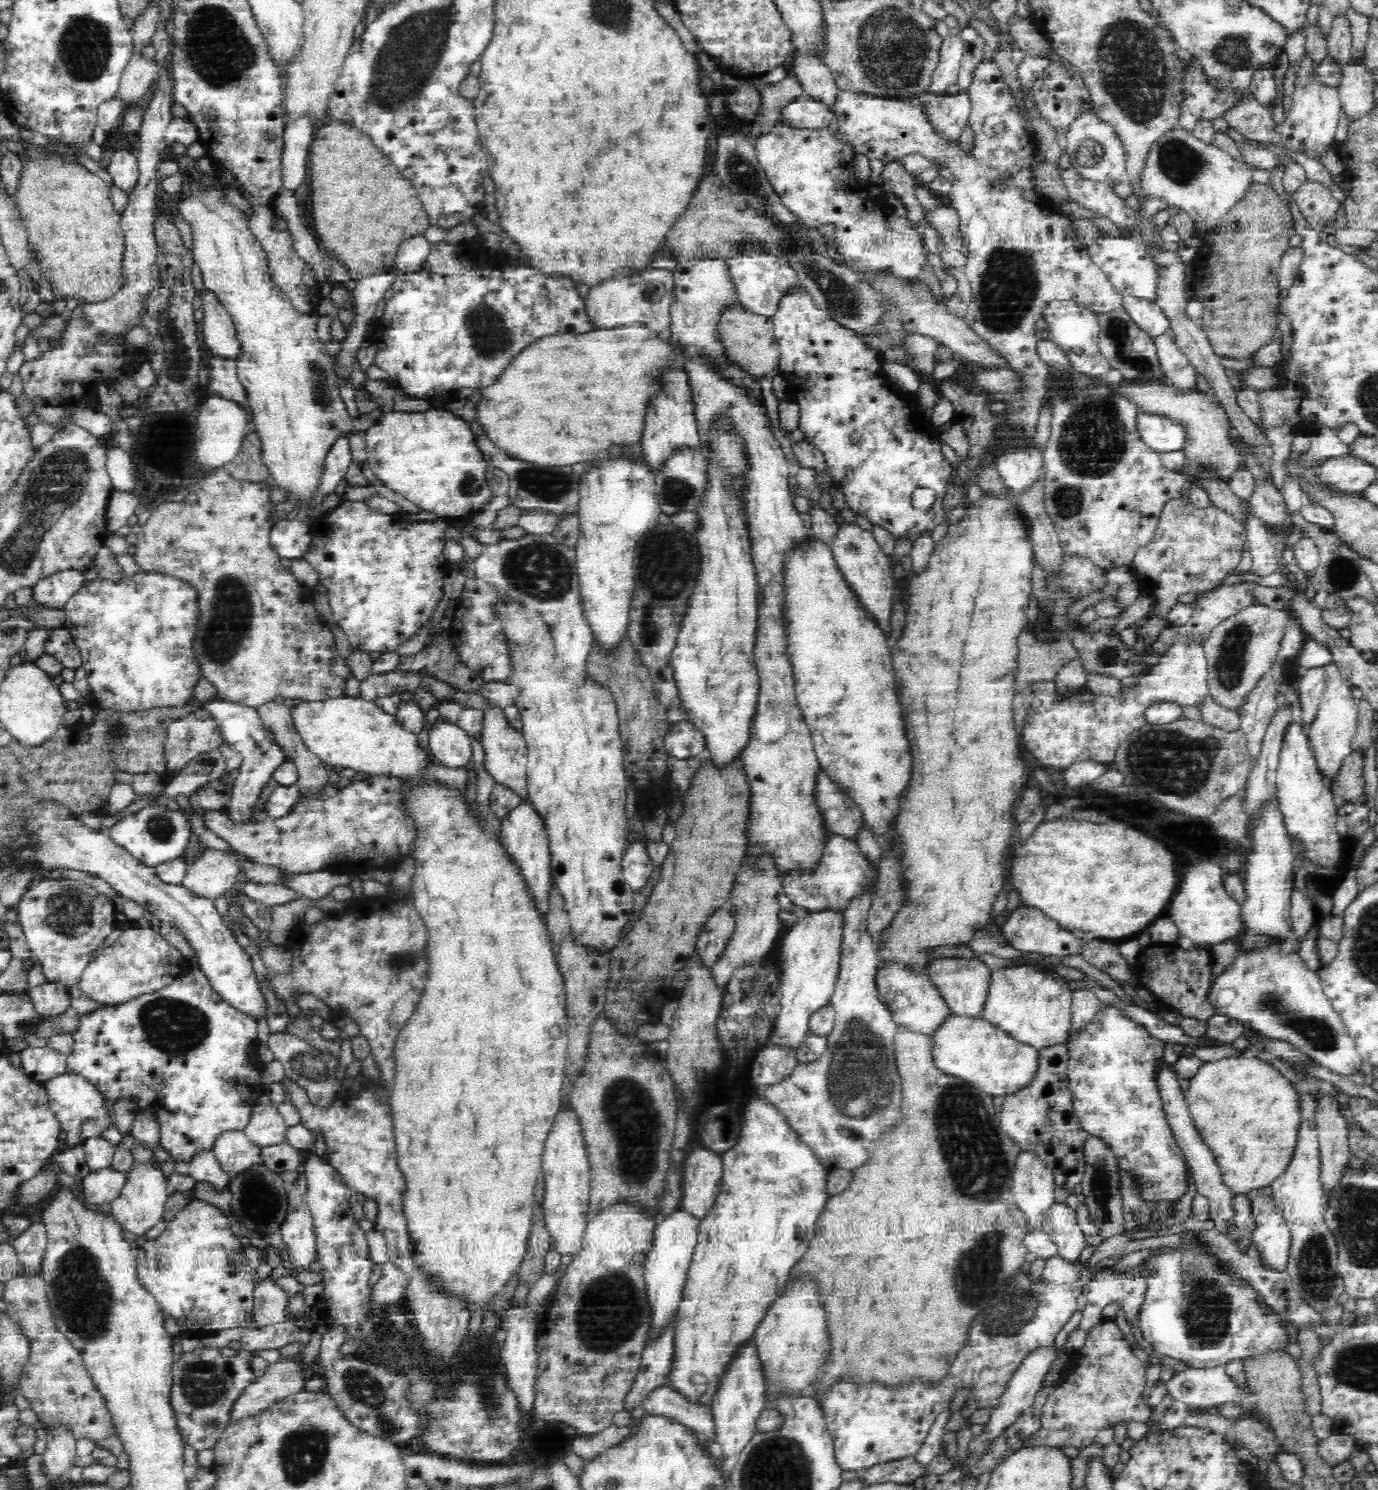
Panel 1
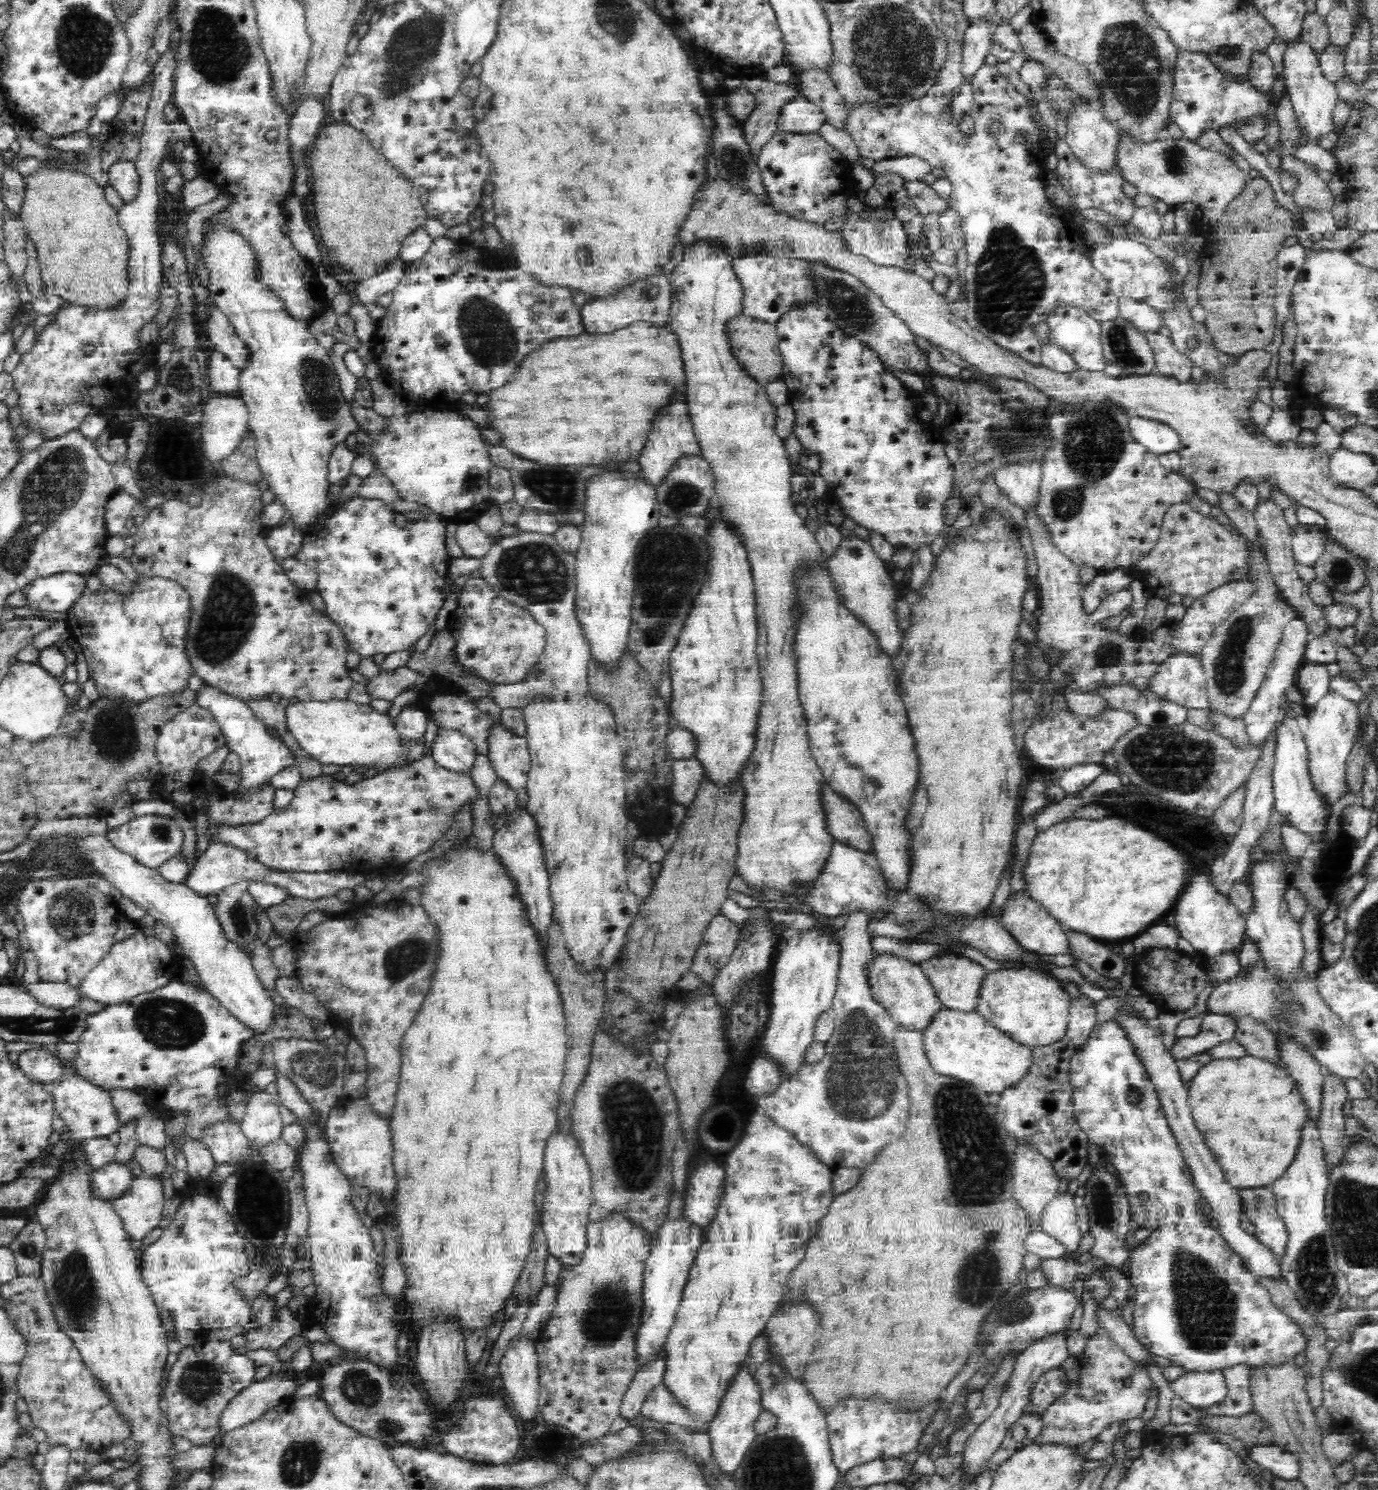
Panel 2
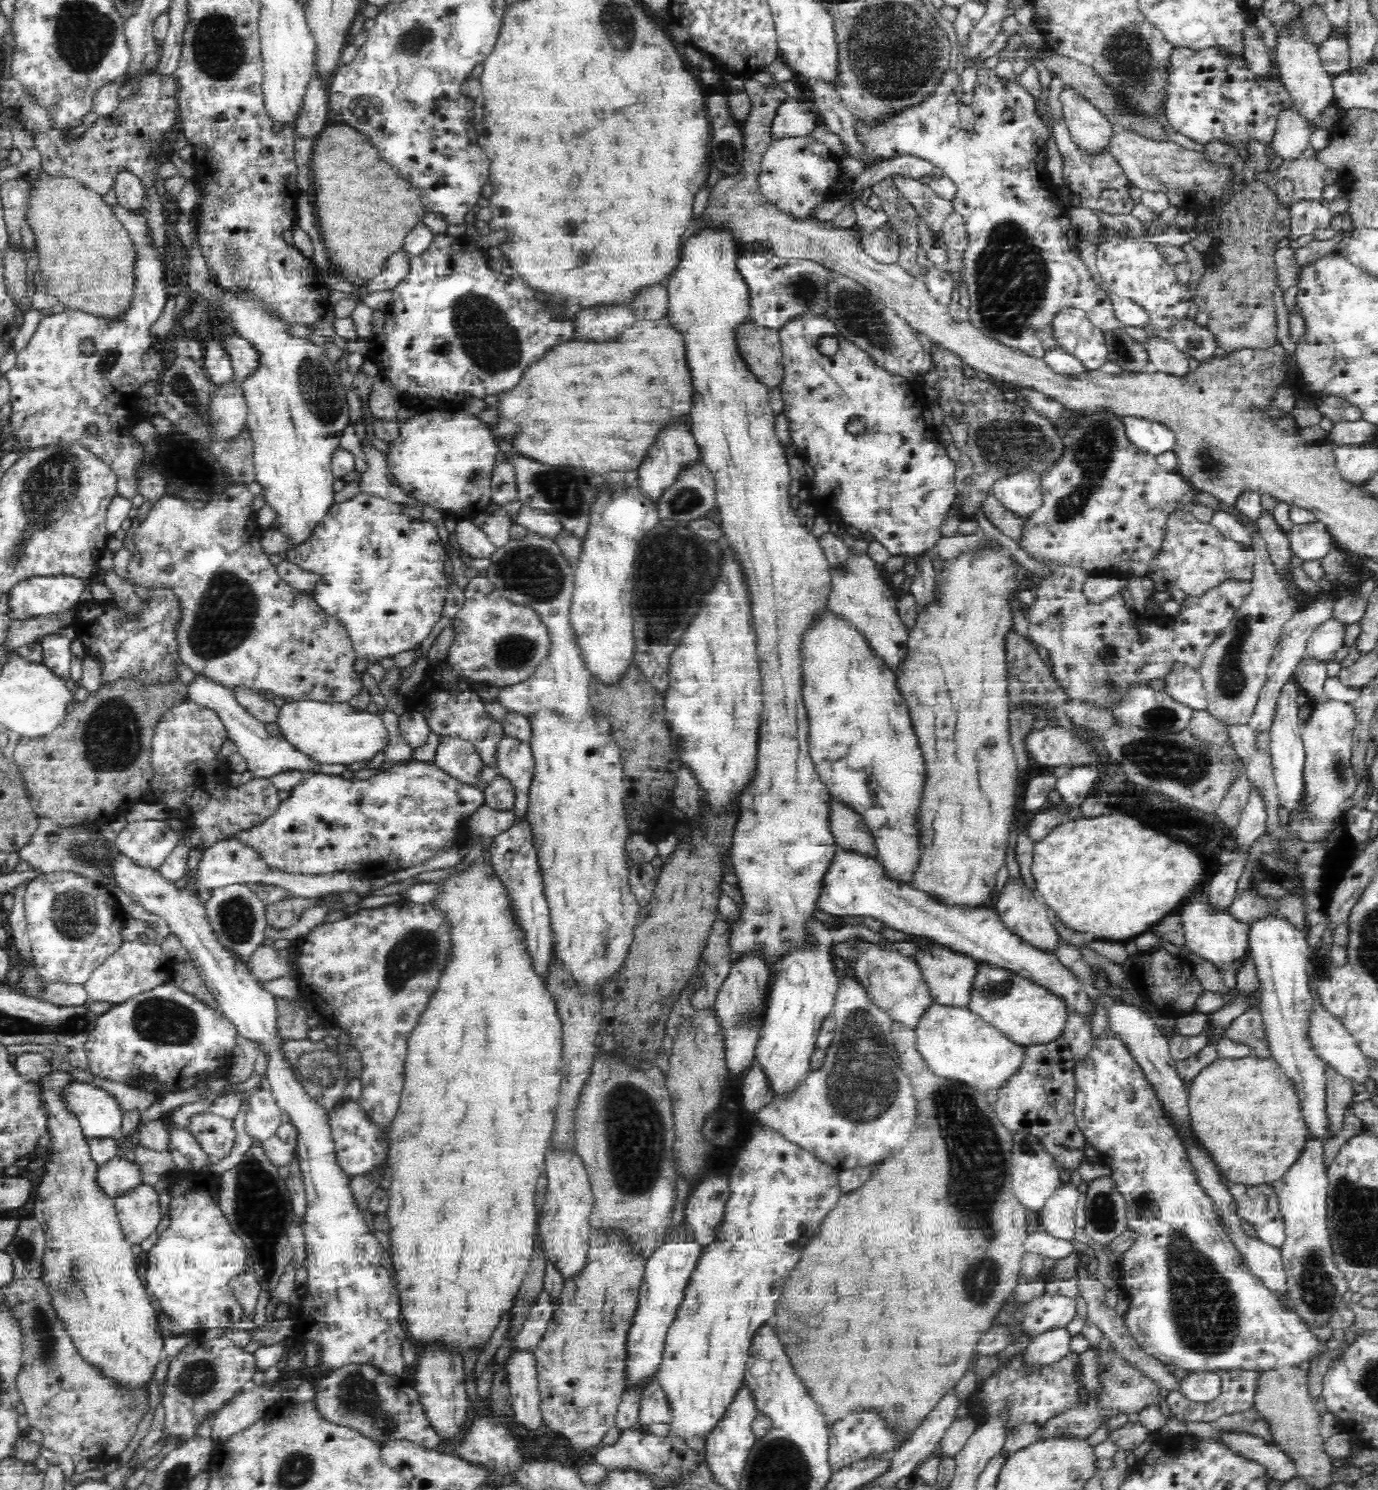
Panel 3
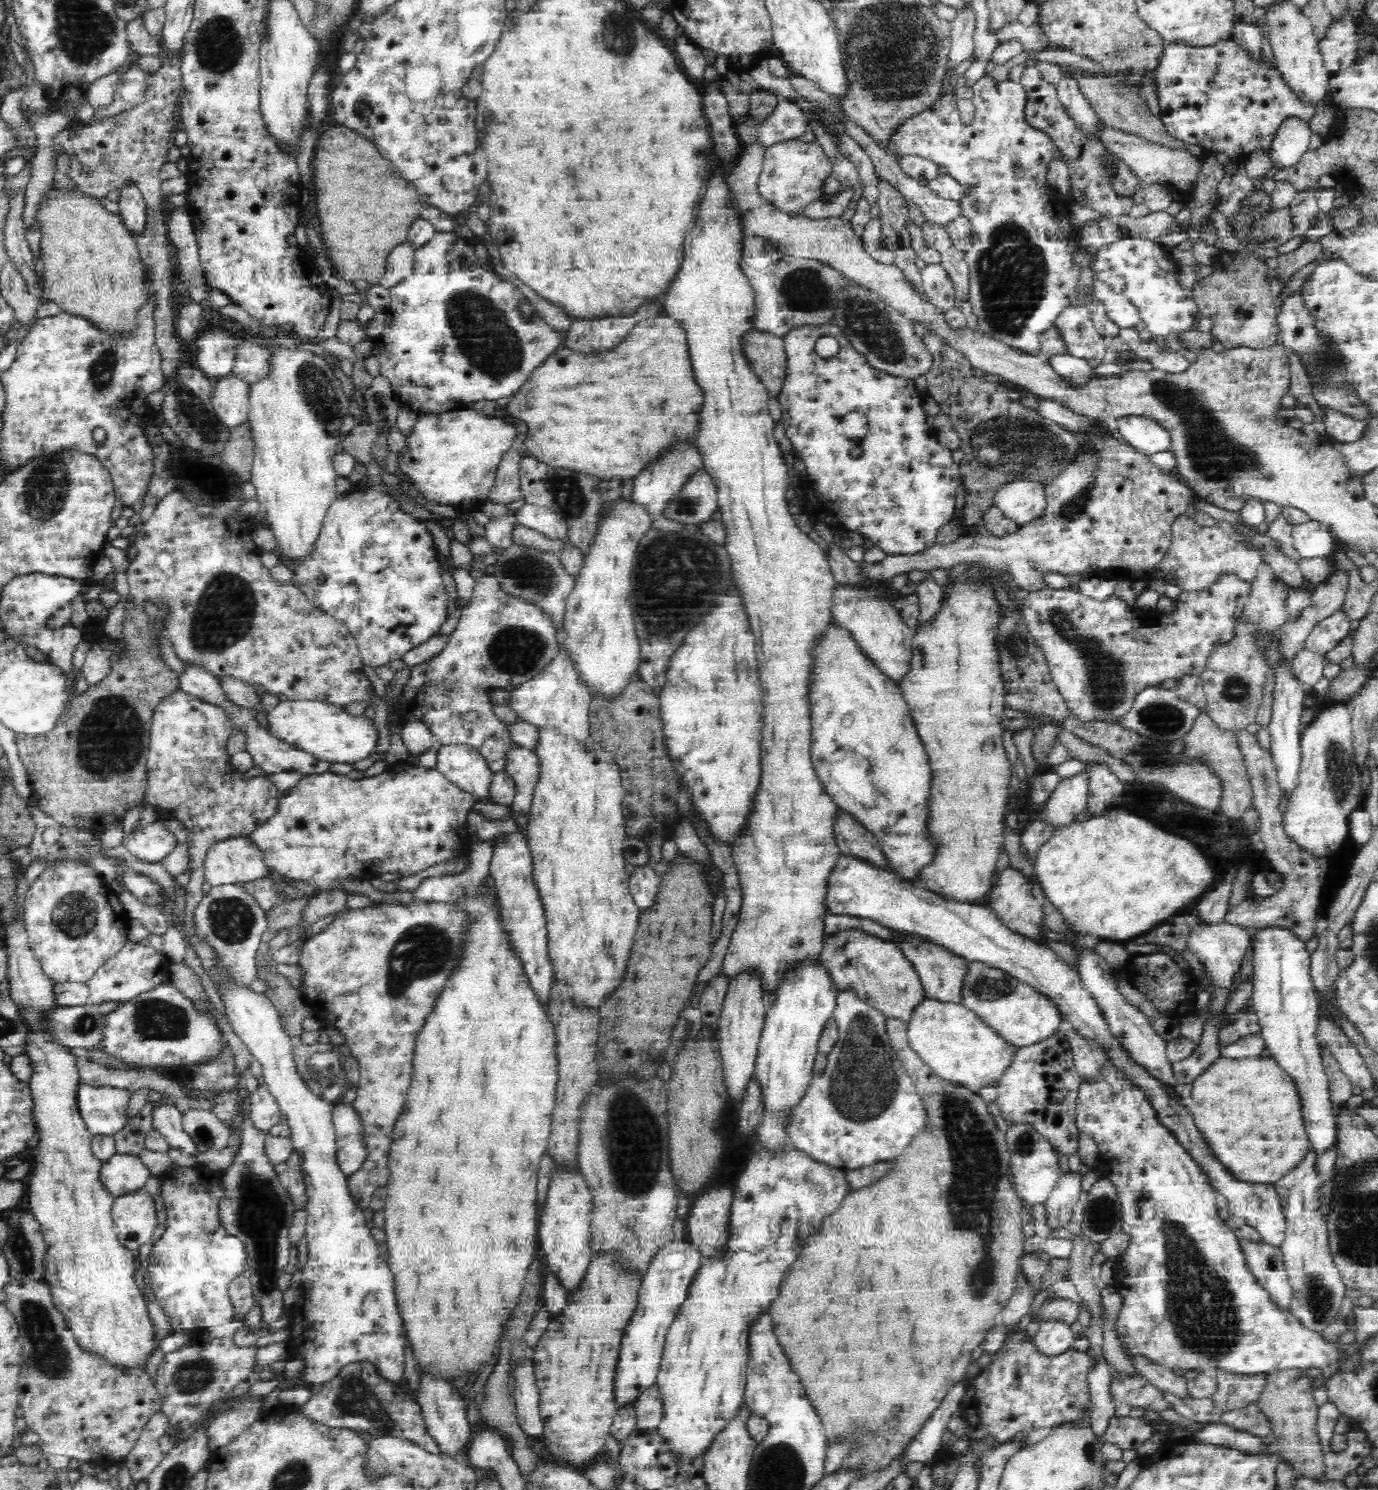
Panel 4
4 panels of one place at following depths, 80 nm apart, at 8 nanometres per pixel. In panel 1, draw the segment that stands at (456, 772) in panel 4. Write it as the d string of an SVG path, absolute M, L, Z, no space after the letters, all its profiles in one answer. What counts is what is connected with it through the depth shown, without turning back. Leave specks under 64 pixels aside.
M438 717L429 732L429 747L445 767L466 767L472 758L470 737L460 725Z

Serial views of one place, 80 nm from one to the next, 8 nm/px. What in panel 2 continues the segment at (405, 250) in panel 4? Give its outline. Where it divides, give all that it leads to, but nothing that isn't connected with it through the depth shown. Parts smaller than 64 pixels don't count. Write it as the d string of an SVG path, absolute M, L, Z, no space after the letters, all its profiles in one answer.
M397 257L392 260L392 263L386 267L384 272L380 271L380 274L356 282L355 291L351 294L354 301L370 310L371 305L378 300L379 296L393 290L403 272L403 264Z

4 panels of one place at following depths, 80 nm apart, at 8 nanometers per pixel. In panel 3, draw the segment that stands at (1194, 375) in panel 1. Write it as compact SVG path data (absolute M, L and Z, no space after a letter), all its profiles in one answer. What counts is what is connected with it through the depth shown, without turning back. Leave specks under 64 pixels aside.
M1126 327L1128 333L1146 345L1150 363L1157 372L1170 374L1179 378L1189 373L1189 362L1182 352L1179 352L1171 339L1162 339L1157 334L1150 334L1144 328Z

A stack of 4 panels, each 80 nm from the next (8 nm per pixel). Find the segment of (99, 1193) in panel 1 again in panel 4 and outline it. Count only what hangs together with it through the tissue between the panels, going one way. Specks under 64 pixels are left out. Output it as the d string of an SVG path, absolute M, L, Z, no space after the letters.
M116 1153L110 1160L101 1163L99 1170L100 1182L114 1198L142 1188L149 1177L137 1155Z

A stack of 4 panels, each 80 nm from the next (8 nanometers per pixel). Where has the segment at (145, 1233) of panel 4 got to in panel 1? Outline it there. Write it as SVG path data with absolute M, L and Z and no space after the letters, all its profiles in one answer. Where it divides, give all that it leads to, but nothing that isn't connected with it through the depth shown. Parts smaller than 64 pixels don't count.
M134 1160L133 1165L125 1173L125 1181L118 1198L111 1202L111 1215L122 1230L144 1236L145 1232L162 1220L164 1204L169 1194L168 1180L159 1162Z

